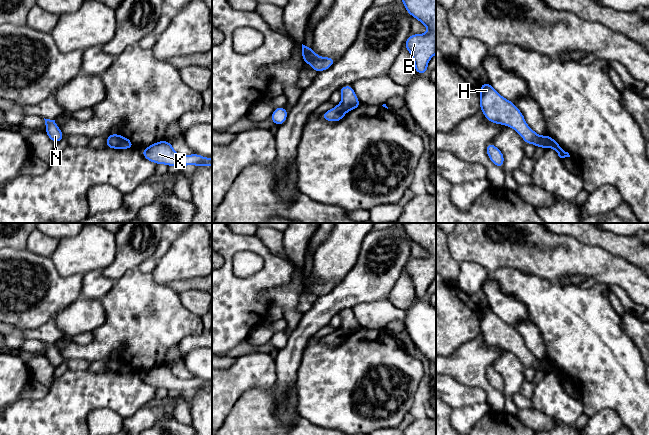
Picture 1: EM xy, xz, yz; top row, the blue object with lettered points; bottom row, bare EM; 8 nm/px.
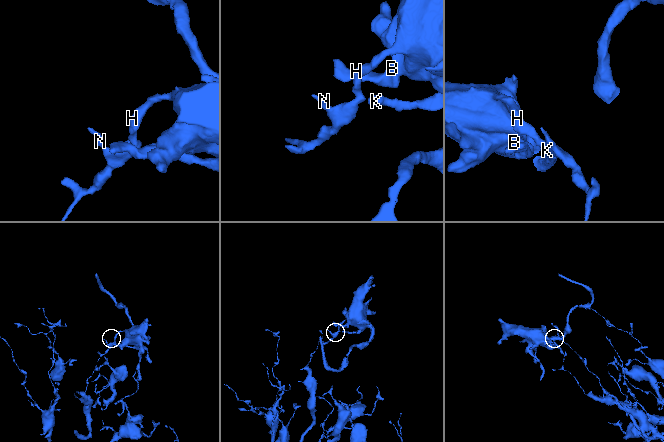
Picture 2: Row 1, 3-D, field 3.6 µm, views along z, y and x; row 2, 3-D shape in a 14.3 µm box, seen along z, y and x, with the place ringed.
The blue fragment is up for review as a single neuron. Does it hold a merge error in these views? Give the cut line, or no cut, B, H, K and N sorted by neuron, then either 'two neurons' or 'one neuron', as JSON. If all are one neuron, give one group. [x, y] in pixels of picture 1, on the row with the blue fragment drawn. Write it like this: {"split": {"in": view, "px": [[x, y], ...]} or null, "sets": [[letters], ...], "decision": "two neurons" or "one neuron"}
{"split": {"in": "xy", "px": [[121, 136], [118, 147]]}, "sets": [["B", "H", "K"], ["N"]], "decision": "two neurons"}

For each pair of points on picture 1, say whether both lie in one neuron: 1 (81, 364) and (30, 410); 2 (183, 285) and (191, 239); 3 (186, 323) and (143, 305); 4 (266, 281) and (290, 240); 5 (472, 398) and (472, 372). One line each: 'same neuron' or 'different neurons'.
1: different neurons
2: different neurons
3: same neuron
4: different neurons
5: different neurons

